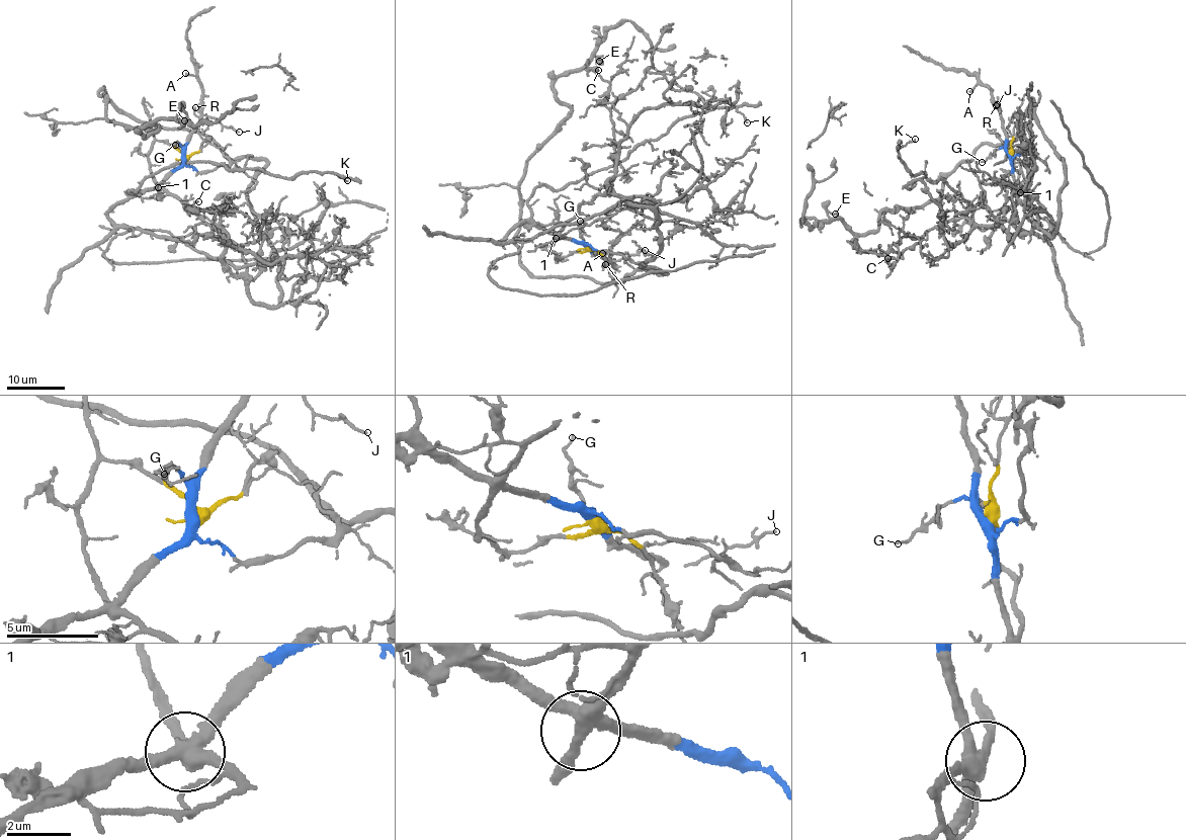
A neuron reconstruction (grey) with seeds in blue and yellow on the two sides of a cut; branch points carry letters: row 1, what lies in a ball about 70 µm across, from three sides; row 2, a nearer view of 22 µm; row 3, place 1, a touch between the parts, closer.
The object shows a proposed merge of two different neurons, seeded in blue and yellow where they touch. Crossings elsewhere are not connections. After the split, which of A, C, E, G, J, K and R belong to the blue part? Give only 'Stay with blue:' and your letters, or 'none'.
Stay with blue: A, G, J, K, R

